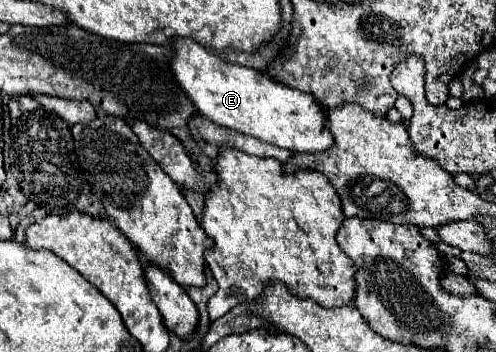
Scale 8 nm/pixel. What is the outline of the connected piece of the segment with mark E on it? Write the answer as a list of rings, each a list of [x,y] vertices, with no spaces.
[[[178,38],[172,48],[172,72],[204,118],[292,152],[314,154],[334,146],[334,138],[326,128],[326,110],[314,96],[288,88],[254,68],[224,62],[194,40]]]

